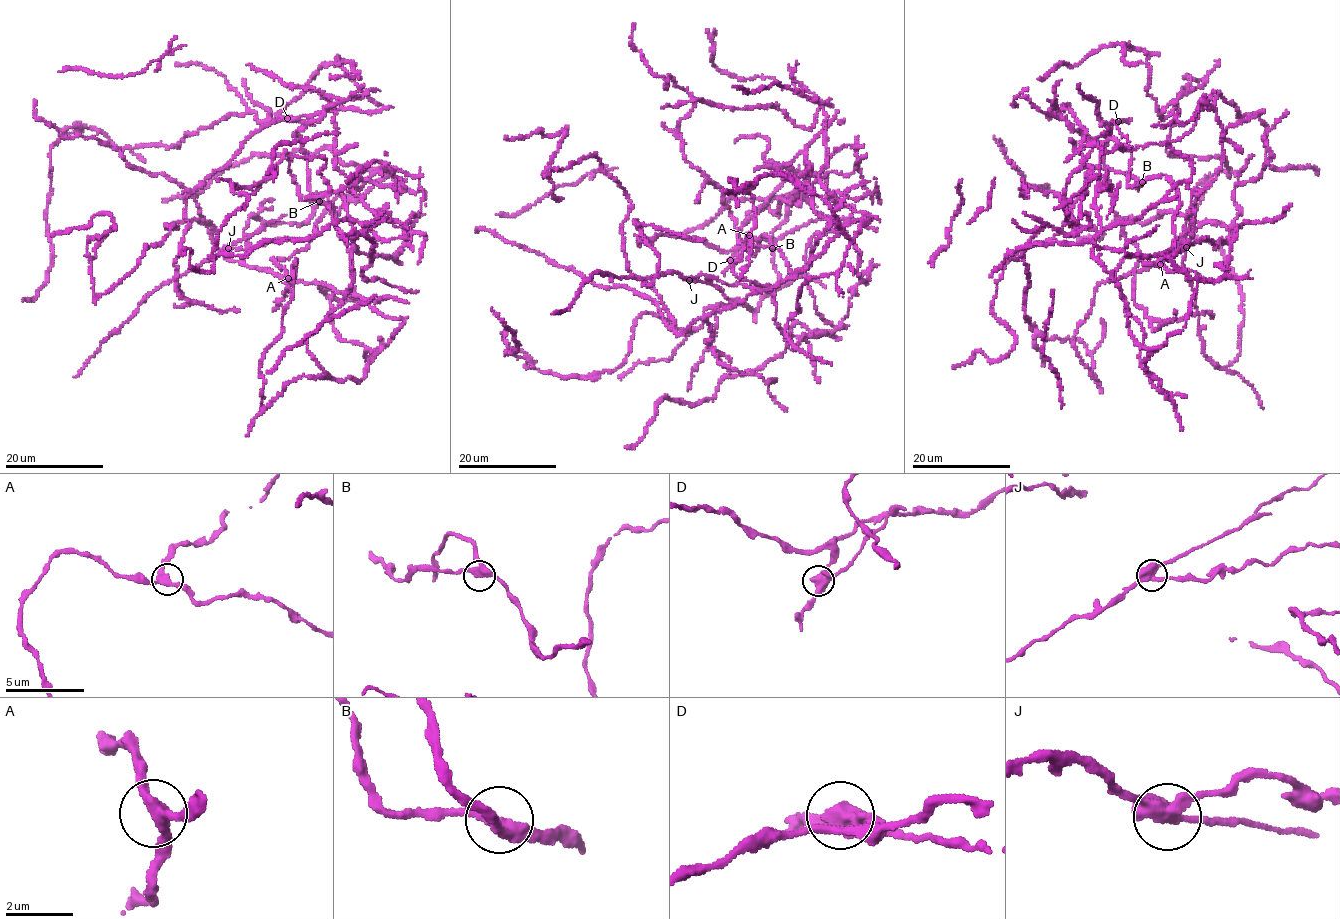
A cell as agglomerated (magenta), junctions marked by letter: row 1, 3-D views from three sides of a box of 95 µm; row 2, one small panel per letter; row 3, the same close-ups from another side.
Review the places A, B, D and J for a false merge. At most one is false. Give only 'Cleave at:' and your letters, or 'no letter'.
Cleave at: J

